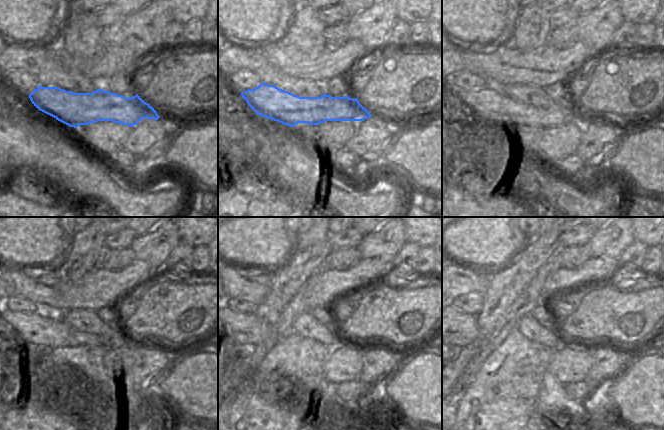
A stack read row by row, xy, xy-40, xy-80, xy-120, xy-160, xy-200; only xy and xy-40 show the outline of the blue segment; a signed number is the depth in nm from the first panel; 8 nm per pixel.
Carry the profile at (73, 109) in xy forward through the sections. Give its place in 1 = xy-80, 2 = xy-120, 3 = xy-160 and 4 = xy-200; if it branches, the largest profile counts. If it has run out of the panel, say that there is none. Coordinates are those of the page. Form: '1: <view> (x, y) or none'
1: xy-80 (490, 104)
2: xy-120 (41, 330)
3: xy-160 (238, 331)
4: xy-200 (462, 330)

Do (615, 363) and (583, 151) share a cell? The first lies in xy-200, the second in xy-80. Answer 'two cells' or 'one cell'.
one cell

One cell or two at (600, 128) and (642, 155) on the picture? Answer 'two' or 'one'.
two

